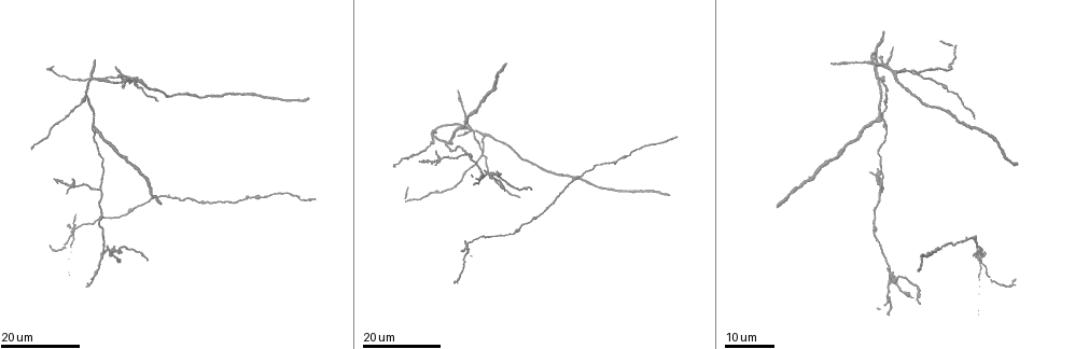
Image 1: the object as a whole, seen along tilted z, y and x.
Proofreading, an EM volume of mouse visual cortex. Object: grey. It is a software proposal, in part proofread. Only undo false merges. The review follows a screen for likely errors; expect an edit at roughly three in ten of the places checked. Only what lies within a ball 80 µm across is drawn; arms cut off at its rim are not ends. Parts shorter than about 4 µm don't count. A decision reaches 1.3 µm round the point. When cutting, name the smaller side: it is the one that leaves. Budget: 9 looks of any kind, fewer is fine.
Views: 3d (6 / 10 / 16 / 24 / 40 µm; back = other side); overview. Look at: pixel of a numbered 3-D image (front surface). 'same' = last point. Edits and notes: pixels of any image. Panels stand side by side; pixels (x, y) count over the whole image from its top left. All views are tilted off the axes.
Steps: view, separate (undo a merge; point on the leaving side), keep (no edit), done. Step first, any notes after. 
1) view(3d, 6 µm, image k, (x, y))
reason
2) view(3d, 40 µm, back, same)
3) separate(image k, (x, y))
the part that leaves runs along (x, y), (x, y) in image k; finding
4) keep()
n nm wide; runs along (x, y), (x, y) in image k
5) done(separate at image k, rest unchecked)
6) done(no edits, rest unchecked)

view(3d, 16 µm, image 1, (430, 137))
four or more arms meet

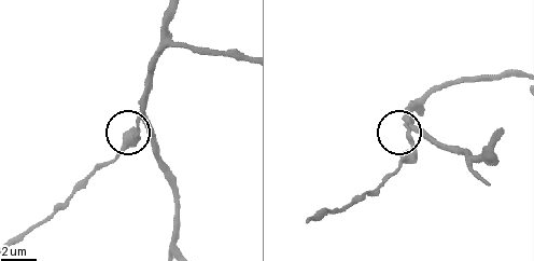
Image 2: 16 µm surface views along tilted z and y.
view(3d, 6 µm, image 2, (406, 133))

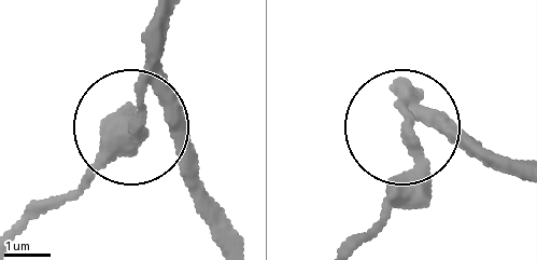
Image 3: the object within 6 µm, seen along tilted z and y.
separate(image 3, (144, 134))
4 arms; the part that leaves runs along (138, 92), (131, 122), (92, 175), (23, 226) in image 3; a second cell is stuck on

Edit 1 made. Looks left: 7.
view(overview)

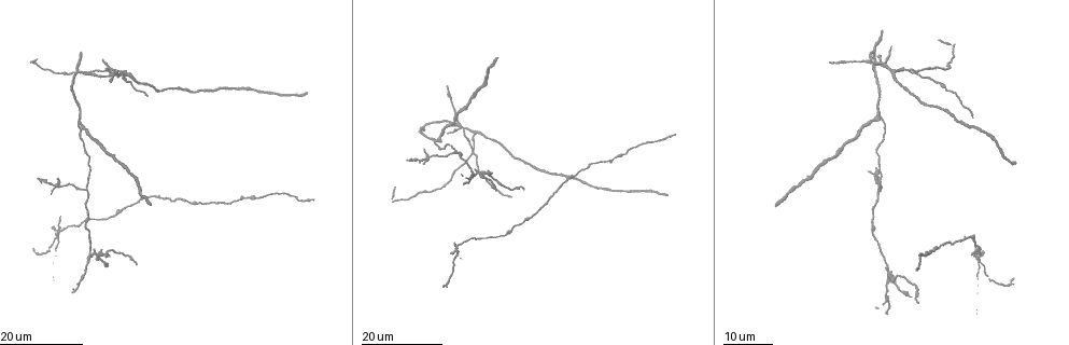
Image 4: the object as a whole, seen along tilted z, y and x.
view(3d, 16 µm, image 4, (436, 142))

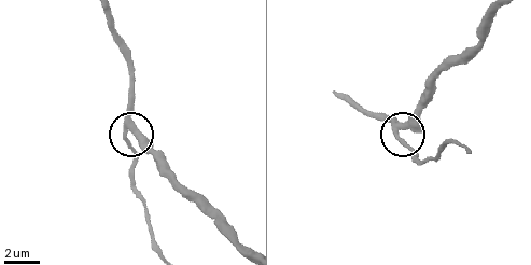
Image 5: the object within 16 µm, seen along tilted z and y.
view(3d, 10 µm, image 5, (407, 126))

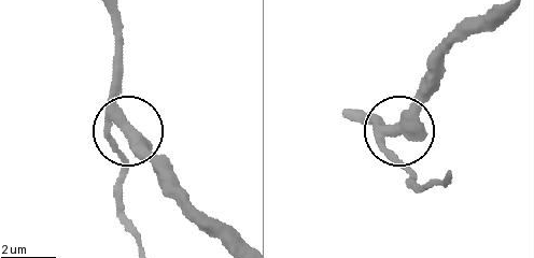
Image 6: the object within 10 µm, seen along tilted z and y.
keep()
460 nm wide; one cell here

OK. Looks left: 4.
view(3d, 16 µm, image 4, (86, 188))
three-way junction

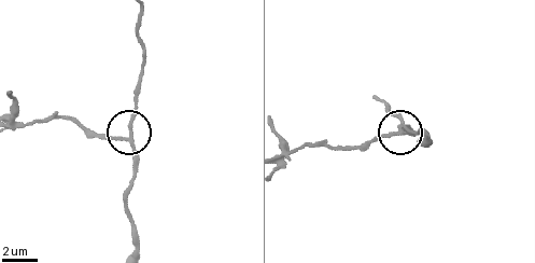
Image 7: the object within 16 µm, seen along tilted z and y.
view(3d, 6 µm, image 7, (398, 132))

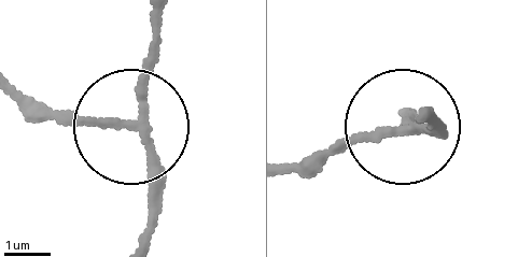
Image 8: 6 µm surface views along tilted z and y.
separate(image 8, (58, 117))
the part that leaves runs along (122, 127), (67, 126), (17, 102) in image 8; two cells meet here

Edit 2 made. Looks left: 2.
view(3d, 16 µm, image 4, (456, 247))
three-way junction

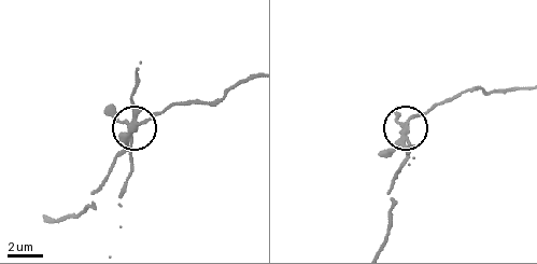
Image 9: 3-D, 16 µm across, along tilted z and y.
view(3d, 6 µm, image 9, (142, 123))

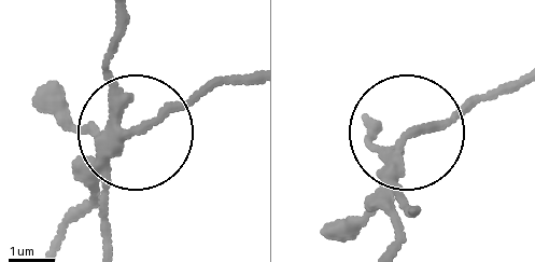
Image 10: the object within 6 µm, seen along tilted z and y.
separate(image 10, (61, 115))
190 nm wide; the part that leaves runs along (111, 150), (107, 245) in image 10; two cells meet here

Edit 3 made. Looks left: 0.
done(separate at image 3, separate at image 8, separate at image 10, rest unchecked)

